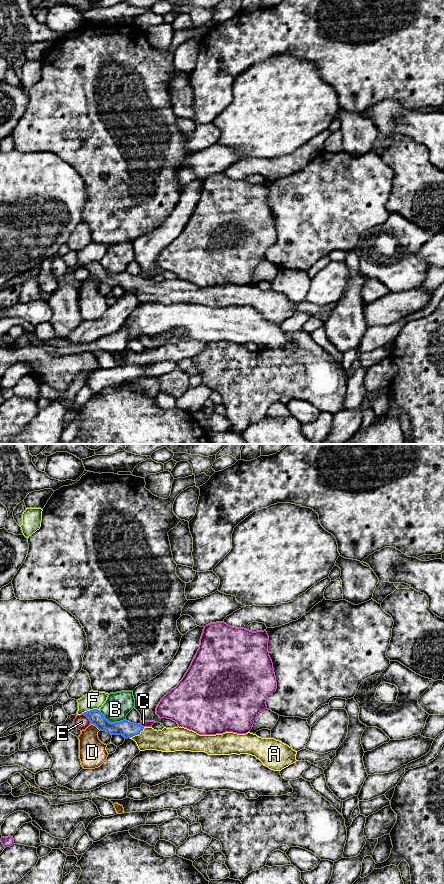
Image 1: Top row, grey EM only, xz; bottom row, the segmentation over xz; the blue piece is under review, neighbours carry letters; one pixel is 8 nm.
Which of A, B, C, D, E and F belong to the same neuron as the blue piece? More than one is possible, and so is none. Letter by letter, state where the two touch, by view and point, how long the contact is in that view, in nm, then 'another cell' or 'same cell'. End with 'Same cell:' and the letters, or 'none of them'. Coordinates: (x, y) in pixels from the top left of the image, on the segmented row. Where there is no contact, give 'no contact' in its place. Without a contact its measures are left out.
A: contact xz (137, 734); length 150 nm; same cell
B: contact xz (112, 723); length 240 nm; another cell
C: contact xz (140, 725); length 50 nm; another cell
D: contact xz (95, 725); length 110 nm; another cell
E: contact xz (87, 717); length 110 nm; another cell
F: contact xz (90, 710); length 160 nm; another cell
Same cell: A

